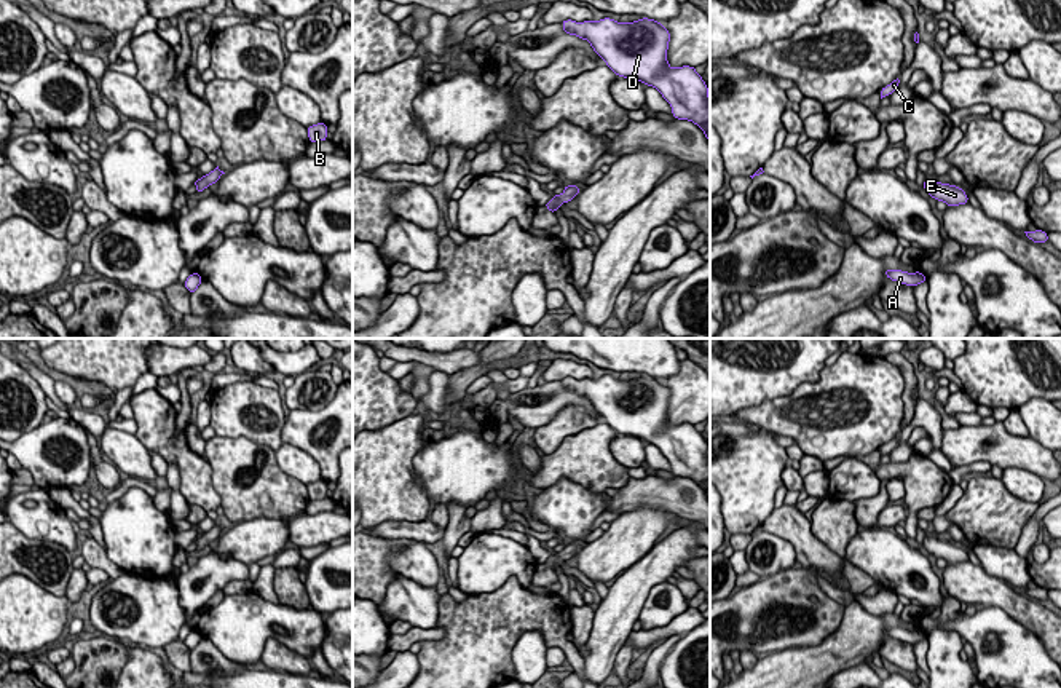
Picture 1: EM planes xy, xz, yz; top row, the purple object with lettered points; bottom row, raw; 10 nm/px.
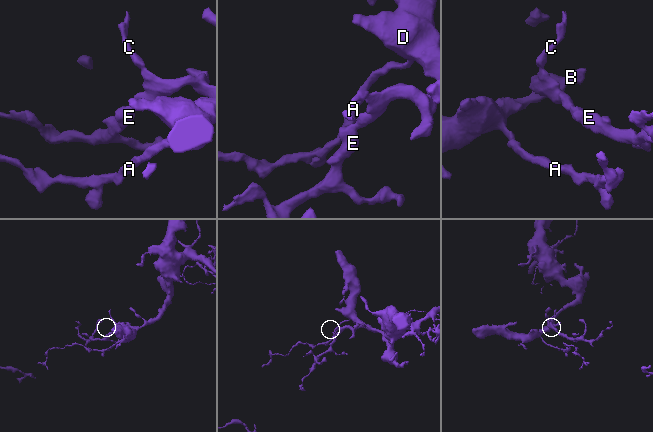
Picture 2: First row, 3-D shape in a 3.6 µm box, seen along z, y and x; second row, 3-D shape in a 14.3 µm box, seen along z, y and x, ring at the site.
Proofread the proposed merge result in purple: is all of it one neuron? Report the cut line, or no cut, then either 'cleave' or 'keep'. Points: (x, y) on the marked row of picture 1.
no cut | keep

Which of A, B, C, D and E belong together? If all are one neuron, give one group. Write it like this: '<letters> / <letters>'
A B C D E

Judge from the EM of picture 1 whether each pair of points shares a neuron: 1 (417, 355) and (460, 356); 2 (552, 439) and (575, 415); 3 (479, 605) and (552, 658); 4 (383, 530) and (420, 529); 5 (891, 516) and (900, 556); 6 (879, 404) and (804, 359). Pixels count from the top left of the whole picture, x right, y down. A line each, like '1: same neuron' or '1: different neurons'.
1: same neuron
2: same neuron
3: different neurons
4: same neuron
5: different neurons
6: different neurons

